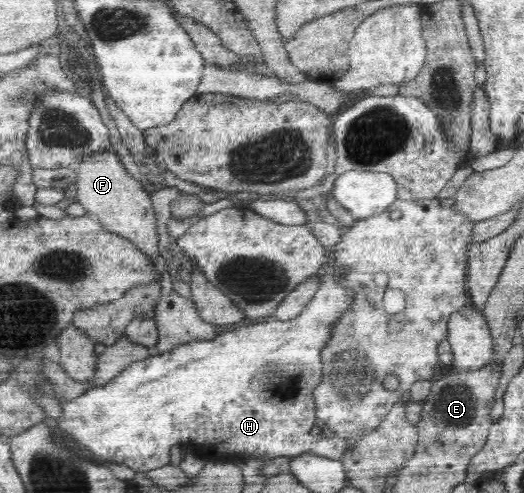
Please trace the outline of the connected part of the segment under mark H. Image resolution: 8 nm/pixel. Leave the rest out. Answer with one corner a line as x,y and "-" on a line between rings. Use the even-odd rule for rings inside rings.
308,221
313,234
324,246
329,256
328,267
323,282
320,283
315,296
305,305
299,316
291,320
277,320
273,316
257,321
255,324
244,325
233,331
226,331
211,340
199,340
179,345
170,352
150,356
146,360
135,362
125,368
122,374
104,386
91,388
78,398
62,404
63,415
56,420
55,430
67,434
70,442
79,448
87,448
95,458
125,464
129,468
143,473
155,468
169,465
171,446
185,444
186,450
197,458
204,458
207,463
211,460
225,458
281,458
281,456
296,457
305,453
325,456
333,460
347,452
344,440
324,439
309,432
317,424
314,396
311,396
311,382
324,380
322,376
322,351
325,344
331,340
331,326
339,320
349,306
353,304
355,291
337,283
337,275
333,273
335,262
335,244
339,244
345,233
339,226
325,221
-
305,364
309,368
309,396
289,398
281,402
263,402
255,390
253,380
255,374
271,374
275,368

